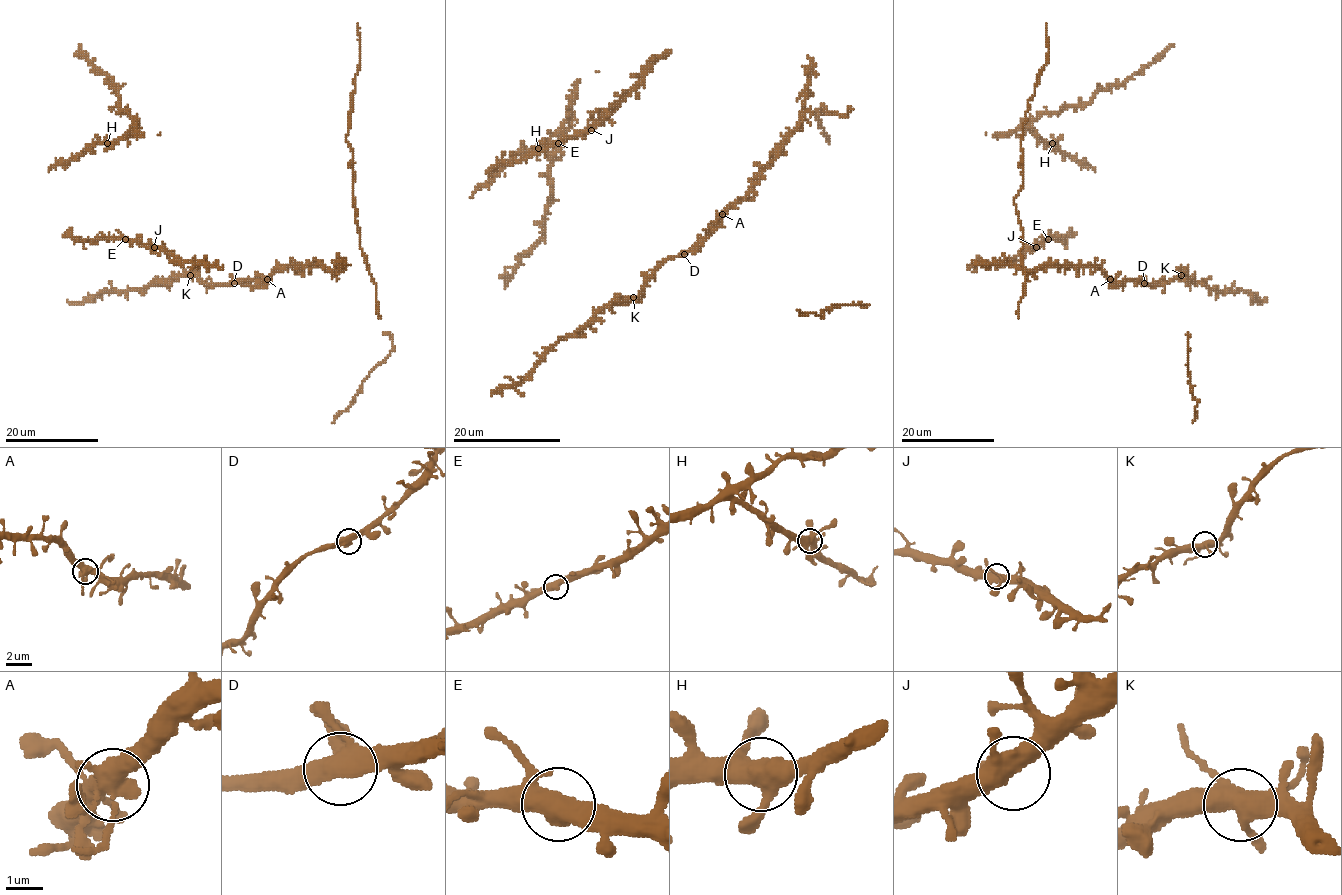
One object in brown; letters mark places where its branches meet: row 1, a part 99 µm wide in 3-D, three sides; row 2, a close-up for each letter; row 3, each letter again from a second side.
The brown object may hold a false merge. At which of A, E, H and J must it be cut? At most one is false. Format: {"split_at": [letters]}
{"split_at": []}

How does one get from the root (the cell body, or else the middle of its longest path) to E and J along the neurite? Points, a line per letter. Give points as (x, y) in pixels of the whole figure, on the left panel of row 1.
E: (220, 266), (183, 263), (166, 251), (125, 239)
J: (220, 266), (183, 263), (154, 247)

